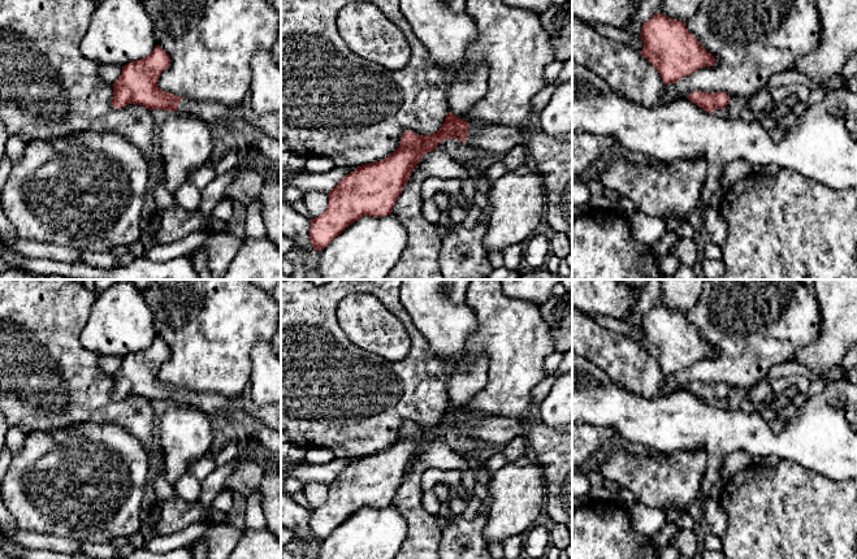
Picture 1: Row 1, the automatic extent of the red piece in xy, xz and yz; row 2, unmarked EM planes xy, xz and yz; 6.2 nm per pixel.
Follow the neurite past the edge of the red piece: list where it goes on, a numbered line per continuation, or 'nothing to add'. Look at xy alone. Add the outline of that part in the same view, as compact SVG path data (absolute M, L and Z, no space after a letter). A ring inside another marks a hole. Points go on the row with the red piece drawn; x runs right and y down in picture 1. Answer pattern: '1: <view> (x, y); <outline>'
1: xy (211, 112); M182 99L178 103L177 110L199 117L215 130L218 129L220 122L224 120L239 118L263 130L265 135L281 142L281 109L256 116L247 103L237 108L226 108L216 101Z

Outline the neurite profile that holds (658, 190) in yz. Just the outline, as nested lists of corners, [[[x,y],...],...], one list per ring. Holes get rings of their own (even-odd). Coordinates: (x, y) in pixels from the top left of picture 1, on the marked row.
[[[613,156],[593,173],[605,188],[631,199],[637,211],[663,220],[675,216],[680,222],[697,207],[706,174],[704,160],[657,162]]]

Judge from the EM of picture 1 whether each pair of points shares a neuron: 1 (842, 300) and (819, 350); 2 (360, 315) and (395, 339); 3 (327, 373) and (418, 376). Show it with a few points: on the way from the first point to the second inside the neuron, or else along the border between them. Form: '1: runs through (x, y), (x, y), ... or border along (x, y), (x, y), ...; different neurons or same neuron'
1: runs through (842, 312), (842, 328), (831, 338); same neuron
2: runs through (369, 324), (386, 337); same neuron
3: runs through (349, 376), (395, 376); same neuron

